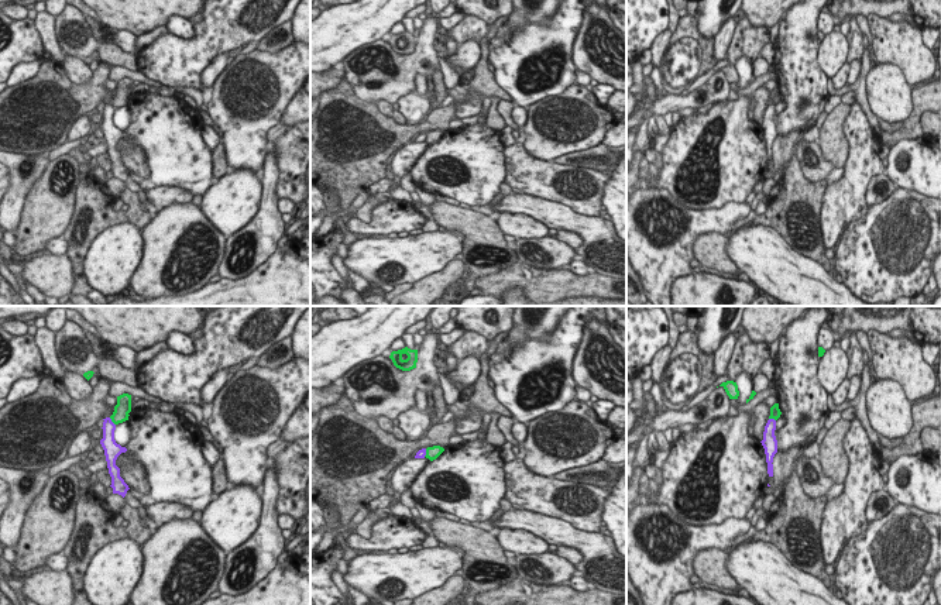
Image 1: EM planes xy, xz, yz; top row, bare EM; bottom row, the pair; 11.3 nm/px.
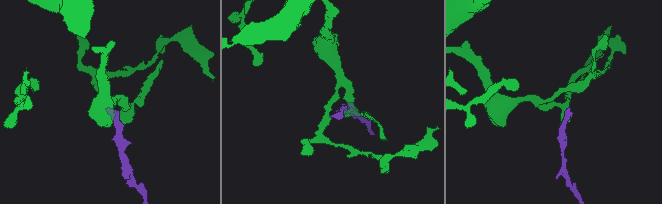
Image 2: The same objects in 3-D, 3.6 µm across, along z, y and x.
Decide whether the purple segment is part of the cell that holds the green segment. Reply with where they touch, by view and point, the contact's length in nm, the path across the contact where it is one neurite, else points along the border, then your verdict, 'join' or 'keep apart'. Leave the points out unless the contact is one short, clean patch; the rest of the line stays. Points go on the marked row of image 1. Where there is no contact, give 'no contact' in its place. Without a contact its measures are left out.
contact xy (112, 420); length 120 nm; border xy (109, 418), (114, 425); keep apart

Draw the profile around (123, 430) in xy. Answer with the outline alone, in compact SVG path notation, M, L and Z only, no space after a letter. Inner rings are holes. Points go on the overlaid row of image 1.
M128 420L116 424L114 440L121 447L127 447L128 446L128 443L131 440L131 426L130 426Z

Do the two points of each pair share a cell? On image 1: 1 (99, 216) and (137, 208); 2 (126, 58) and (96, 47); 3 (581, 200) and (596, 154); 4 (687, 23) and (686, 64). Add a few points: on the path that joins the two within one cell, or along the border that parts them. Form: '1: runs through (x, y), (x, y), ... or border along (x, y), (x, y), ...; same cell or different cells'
1: runs through (109, 216), (127, 216); same cell
2: runs through (119, 57), (103, 48); same cell
3: border along (559, 162), (587, 167), (600, 172); different cells
4: runs through (687, 33), (687, 54); same cell

